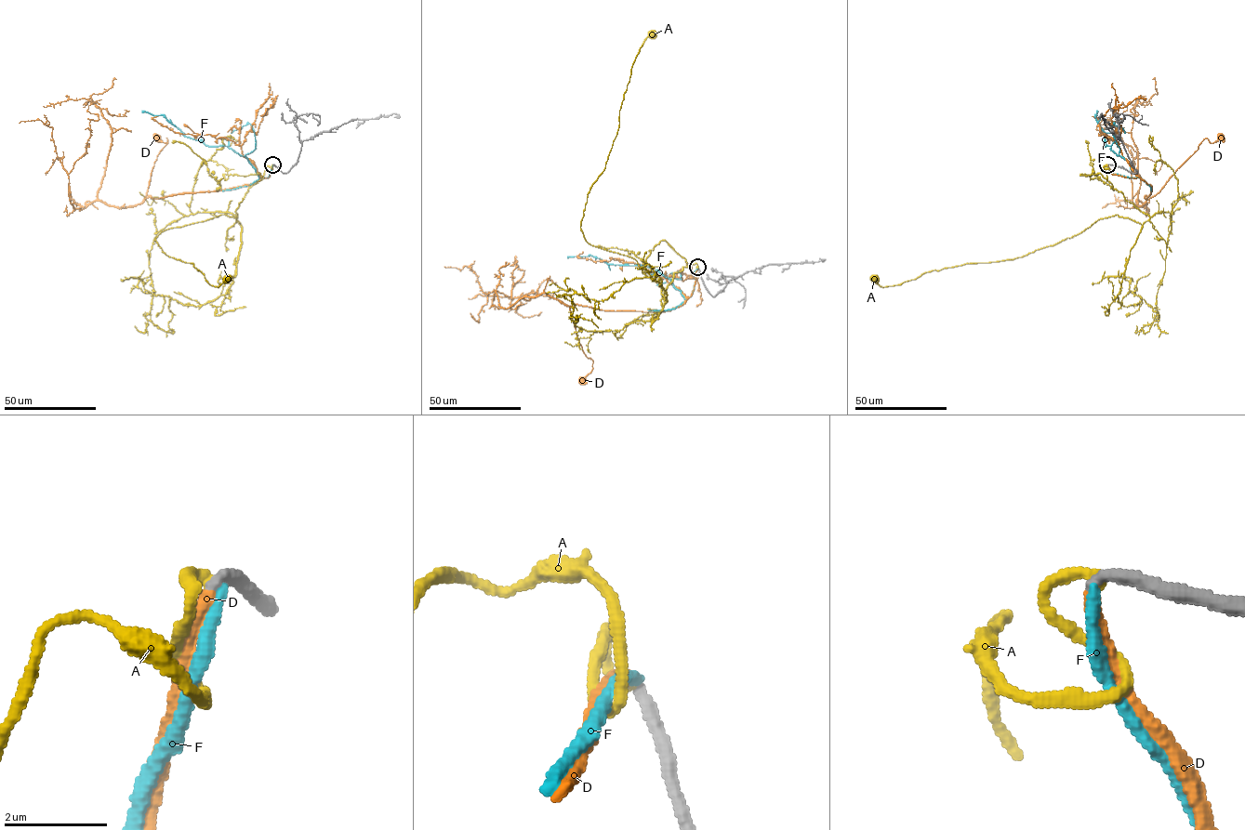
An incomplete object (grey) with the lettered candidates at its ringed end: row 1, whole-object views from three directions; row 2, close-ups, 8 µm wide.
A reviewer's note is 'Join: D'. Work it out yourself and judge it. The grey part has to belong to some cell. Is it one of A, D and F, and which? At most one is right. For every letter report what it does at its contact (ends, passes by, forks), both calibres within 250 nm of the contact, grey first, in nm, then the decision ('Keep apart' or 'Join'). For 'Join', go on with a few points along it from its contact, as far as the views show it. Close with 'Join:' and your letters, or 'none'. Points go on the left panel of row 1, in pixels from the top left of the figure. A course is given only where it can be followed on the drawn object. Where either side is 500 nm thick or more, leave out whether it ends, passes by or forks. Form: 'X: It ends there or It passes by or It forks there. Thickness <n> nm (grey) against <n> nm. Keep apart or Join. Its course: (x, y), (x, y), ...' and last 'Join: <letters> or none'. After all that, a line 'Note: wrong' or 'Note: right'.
A: It ends there. Thickness 280 nm (grey) against 220 nm. Keep apart
D: It ends there. Thickness 240 nm (grey) against 240 nm. Join. Its course: (272, 164), (268, 177), (254, 182), (216, 191), (148, 195), (144, 199), (153, 163), (167, 141), (156, 137)
F: It ends there. Thickness 240 nm (grey) against 200 nm. Keep apart
Join: D
Note: right

